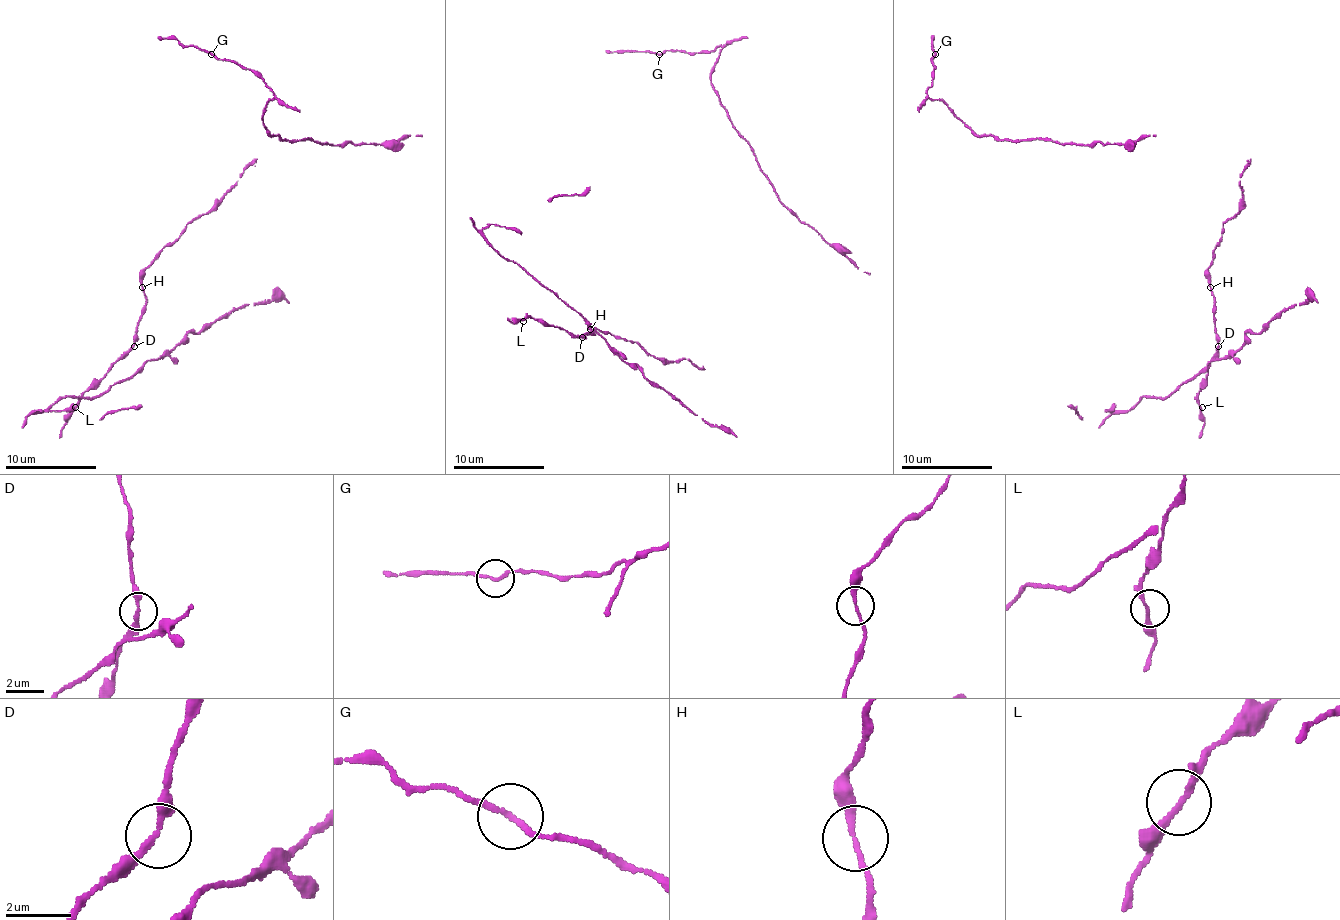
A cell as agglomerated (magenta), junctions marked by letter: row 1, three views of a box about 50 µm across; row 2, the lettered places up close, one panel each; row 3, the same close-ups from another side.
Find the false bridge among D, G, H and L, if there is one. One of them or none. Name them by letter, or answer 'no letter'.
no letter

